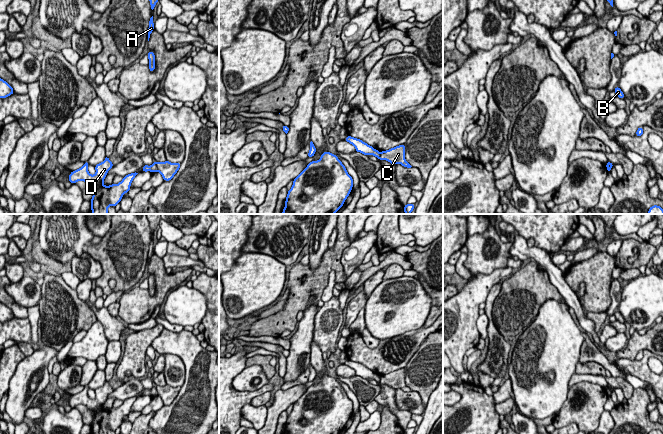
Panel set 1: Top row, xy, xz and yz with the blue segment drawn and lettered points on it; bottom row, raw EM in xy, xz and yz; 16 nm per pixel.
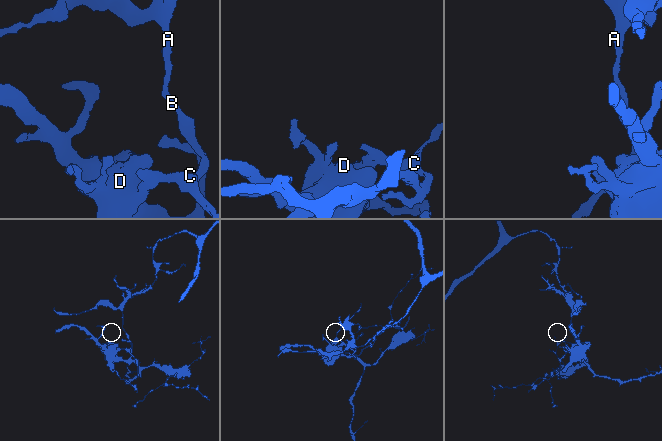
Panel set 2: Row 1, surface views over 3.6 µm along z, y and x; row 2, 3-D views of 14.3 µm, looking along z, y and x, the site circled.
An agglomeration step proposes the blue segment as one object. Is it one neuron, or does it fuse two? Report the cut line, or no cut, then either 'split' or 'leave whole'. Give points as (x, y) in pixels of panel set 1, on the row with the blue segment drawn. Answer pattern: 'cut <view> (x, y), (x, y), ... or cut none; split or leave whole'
cut xy (155, 162), (158, 170); split

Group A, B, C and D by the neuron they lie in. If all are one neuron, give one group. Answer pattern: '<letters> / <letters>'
A B C / D

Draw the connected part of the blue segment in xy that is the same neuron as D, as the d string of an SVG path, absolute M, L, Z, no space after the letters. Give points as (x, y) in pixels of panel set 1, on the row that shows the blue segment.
M106 157L102 163L95 165L96 173L94 175L88 172L88 165L89 162L86 161L81 168L72 171L68 180L72 184L77 181L84 181L92 188L92 214L108 214L108 207L115 207L120 203L123 195L130 191L131 183L138 173L135 172L124 176L123 180L116 185L105 186L103 181L108 171L114 166L109 158Z

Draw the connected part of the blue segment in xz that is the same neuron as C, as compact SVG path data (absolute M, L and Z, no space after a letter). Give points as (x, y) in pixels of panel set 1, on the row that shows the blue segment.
M405 144L396 146L386 151L382 151L380 153L379 160L386 160L393 165L399 163L406 168L412 167L405 159Z

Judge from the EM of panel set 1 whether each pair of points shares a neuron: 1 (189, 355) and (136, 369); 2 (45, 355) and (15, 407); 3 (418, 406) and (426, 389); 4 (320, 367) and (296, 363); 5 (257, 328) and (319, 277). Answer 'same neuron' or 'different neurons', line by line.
1: different neurons
2: same neuron
3: different neurons
4: different neurons
5: same neuron

